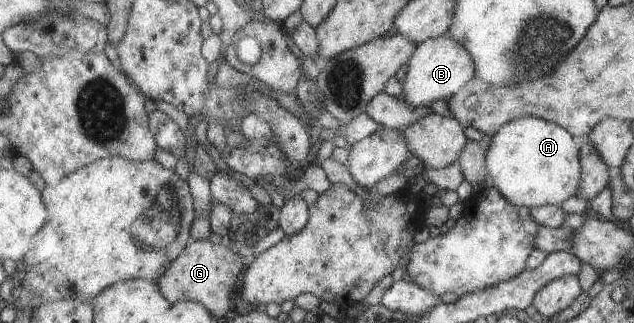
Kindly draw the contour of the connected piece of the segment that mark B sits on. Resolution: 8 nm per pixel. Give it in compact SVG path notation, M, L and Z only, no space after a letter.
M446 32L440 36L419 42L410 55L405 82L402 86L403 98L412 108L427 106L437 99L447 99L457 94L474 75L474 60L463 44Z

